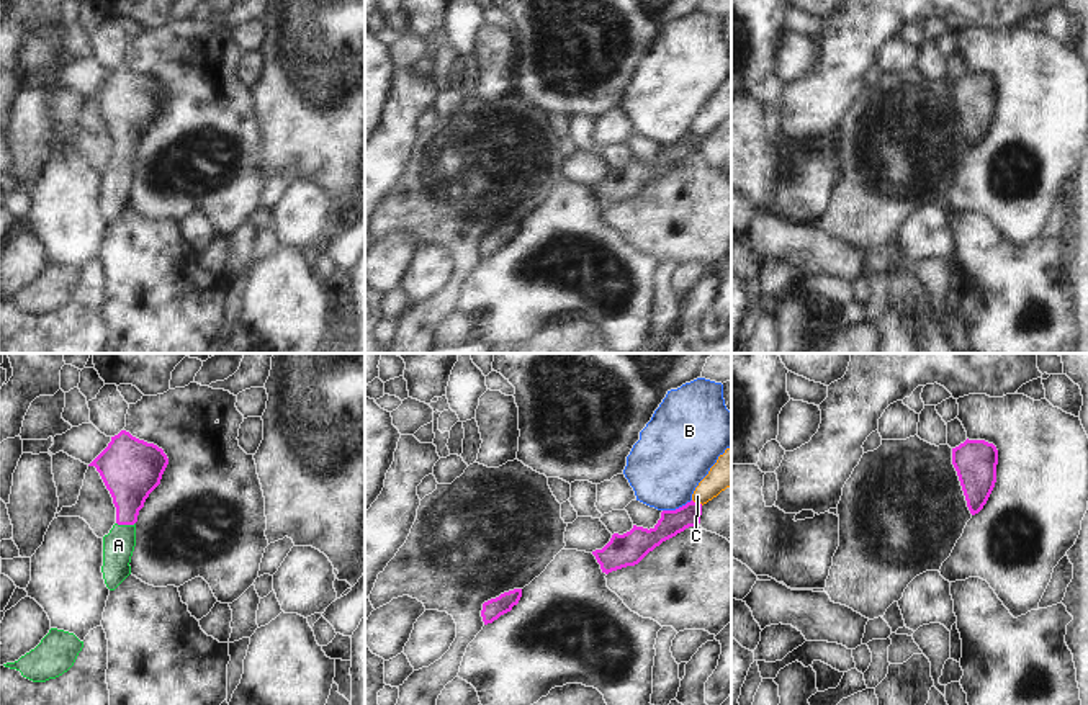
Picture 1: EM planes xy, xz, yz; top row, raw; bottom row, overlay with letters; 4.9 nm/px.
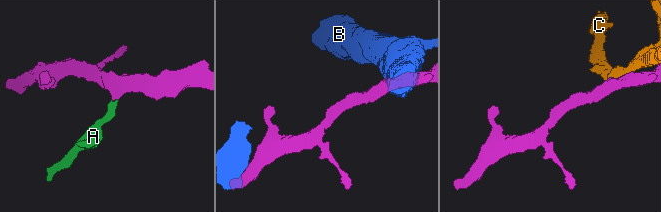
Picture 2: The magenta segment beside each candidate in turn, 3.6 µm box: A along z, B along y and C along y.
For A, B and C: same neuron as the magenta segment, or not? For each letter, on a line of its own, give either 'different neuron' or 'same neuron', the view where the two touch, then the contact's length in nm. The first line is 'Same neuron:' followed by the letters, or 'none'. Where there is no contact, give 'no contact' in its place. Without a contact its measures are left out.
Same neuron: A
A: same neuron | xy | 100 nm
B: different neuron | xz | 160 nm
C: different neuron | xz | 60 nm

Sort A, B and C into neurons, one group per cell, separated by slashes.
A / B / C

